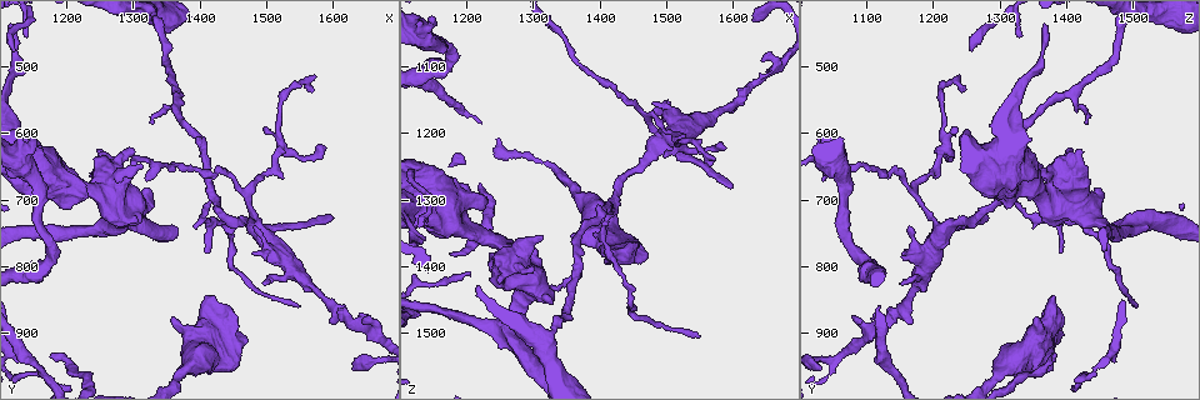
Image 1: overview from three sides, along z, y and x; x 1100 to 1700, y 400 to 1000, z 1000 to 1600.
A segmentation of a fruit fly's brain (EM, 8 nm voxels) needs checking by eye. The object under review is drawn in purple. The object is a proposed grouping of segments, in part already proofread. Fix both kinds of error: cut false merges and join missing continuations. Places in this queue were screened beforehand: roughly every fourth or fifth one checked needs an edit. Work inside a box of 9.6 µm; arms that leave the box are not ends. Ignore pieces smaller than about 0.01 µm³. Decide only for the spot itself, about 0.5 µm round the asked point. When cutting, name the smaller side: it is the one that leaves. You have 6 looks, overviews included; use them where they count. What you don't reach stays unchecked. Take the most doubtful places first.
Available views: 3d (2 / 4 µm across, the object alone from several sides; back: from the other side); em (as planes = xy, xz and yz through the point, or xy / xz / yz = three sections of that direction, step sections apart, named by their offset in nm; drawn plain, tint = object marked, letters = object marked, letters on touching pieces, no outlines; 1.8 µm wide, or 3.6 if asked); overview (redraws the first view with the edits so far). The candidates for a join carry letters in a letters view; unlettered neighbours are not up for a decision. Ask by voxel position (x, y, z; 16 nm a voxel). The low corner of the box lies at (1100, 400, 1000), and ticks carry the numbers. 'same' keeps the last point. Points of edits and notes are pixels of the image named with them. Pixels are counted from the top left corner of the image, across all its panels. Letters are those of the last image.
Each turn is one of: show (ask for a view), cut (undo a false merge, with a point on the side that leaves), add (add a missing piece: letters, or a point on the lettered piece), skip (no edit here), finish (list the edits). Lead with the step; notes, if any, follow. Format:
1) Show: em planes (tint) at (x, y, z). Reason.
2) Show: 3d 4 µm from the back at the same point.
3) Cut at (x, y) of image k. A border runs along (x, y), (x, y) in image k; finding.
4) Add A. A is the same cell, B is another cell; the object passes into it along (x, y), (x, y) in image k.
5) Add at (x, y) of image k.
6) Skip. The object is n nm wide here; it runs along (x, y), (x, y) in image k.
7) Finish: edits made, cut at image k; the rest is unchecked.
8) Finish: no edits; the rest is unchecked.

Show: 3d 4 µm at (1365, 540, 1410). A fork.

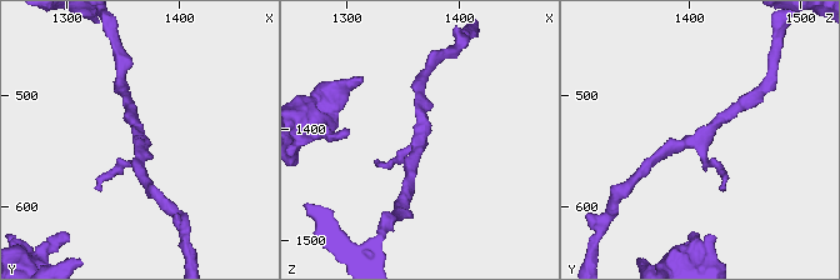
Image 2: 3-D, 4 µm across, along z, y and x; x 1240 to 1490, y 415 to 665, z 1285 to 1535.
Show: em 3.6 µm planes (tint) at (1368, 538, 1408). Shape alone is not enough.

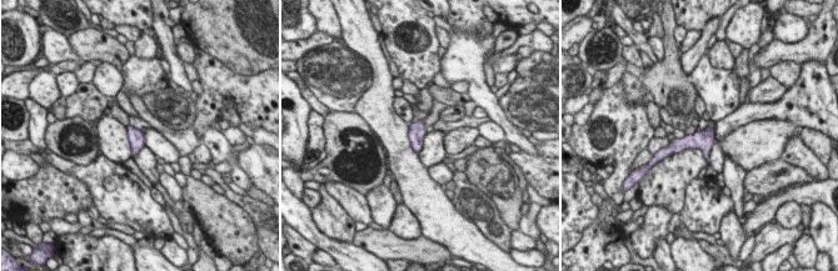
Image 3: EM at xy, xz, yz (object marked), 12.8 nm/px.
Show: em 3.6 µm planes (letters) at the same point.

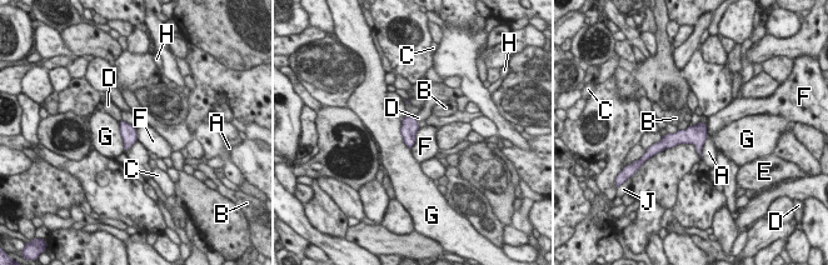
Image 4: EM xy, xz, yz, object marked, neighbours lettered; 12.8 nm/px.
Skip. The object is 200 nm wide here; A, B, C, D, E, F, G, H and J are other cells; a border runs along (419, 129), (410, 149) in image 4; all the same cell.

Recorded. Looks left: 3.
Show: 3d 4 µm from the back at (1425, 845, 1380).

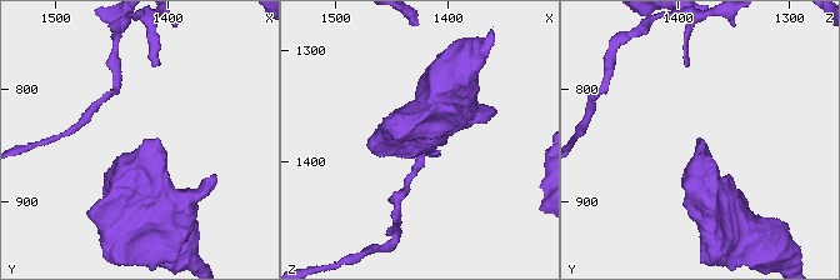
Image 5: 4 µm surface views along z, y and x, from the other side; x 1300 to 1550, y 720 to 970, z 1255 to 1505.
Show: em planes (plain) at (1424, 846, 1376). Need the tissue.

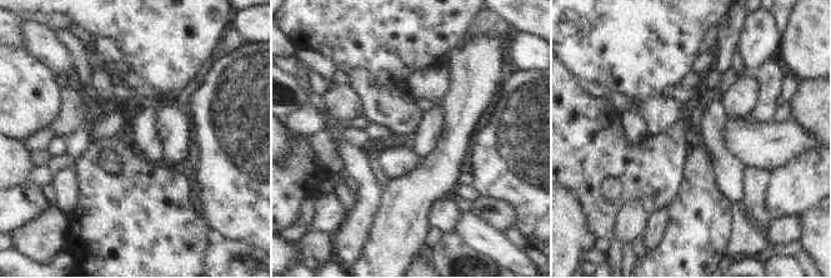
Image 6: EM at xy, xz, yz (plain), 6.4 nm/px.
Show: em planes (letters) at the same point. See the neighbours.

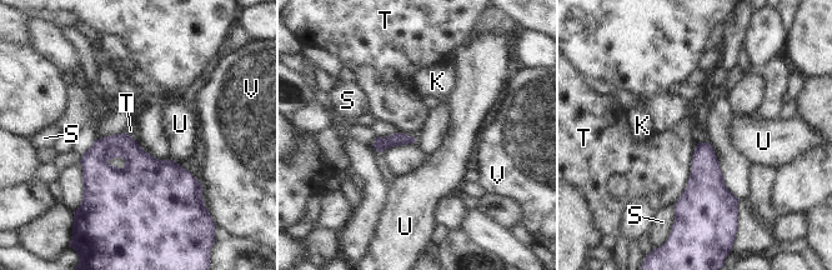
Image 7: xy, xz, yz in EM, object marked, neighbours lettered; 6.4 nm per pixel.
Skip. K, S, T, U and V are other cells; a border runs along (697, 144), (687, 185), (673, 206) in image 7; no lettered piece goes on from it.

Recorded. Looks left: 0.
Finish: no edits; the rest is unchecked.

